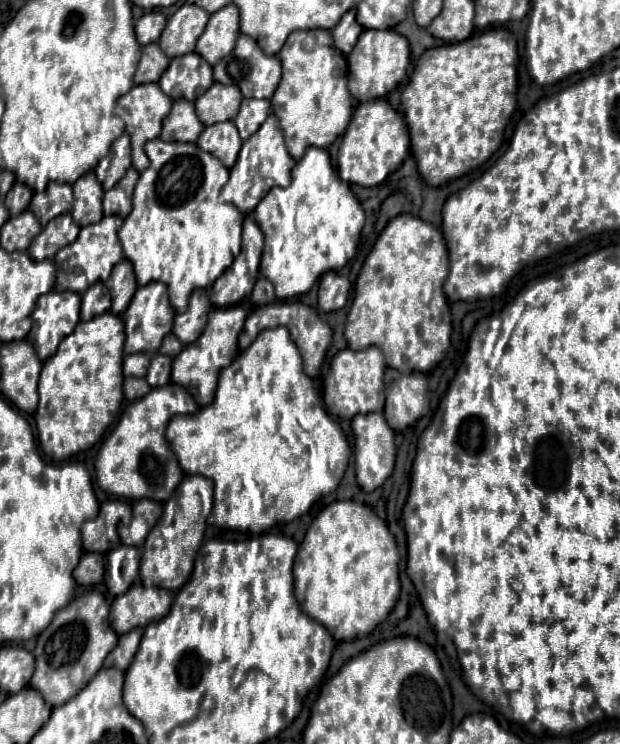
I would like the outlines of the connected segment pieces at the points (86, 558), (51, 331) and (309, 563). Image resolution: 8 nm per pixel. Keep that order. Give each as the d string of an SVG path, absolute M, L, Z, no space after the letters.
M84 553L78 567L74 569L74 579L82 587L98 585L104 577L104 555L102 553Z
M72 291L44 293L32 311L32 329L26 341L46 361L52 357L64 337L68 337L80 321L82 297Z
M334 501L314 518L294 559L294 593L306 615L320 621L336 641L368 635L392 611L398 593L398 547L386 523L366 505L356 501Z

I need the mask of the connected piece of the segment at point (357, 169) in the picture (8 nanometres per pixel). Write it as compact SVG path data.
M386 99L368 101L356 107L352 121L342 137L338 153L338 175L342 181L362 187L374 187L382 183L396 167L402 165L410 149L408 127L404 117L392 109Z

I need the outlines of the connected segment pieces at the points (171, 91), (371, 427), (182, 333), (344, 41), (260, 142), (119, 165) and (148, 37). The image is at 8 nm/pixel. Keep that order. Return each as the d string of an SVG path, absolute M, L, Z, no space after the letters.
M198 53L174 57L158 81L160 89L174 101L176 99L194 101L212 83L214 83L212 67Z
M366 413L366 415L356 415L352 419L352 431L354 431L354 459L356 459L356 481L364 491L374 491L378 489L394 469L394 457L396 457L396 447L394 447L394 431L388 427L384 421L382 413Z
M196 289L190 297L188 309L176 315L174 319L174 335L182 341L182 345L190 345L192 341L196 341L196 337L200 337L206 325L208 311L210 311L210 301L208 301L206 291Z
M350 9L350 11L340 19L340 23L332 29L334 43L336 43L336 47L338 47L344 55L348 55L348 53L352 51L352 47L356 45L360 33L362 33L362 25L358 25L358 21L356 21L356 9Z
M268 115L268 119L260 125L260 129L250 139L244 141L240 153L238 153L236 165L230 169L228 185L220 193L222 201L236 205L242 213L250 213L258 205L260 197L264 193L268 193L274 185L288 187L292 181L292 169L294 169L296 161L286 151L284 135L278 125L280 123L276 121L276 117Z
M124 133L122 137L118 137L112 143L110 153L102 159L102 165L100 167L104 167L104 169L102 171L96 171L98 181L108 191L108 189L112 189L112 185L116 185L116 181L120 181L120 177L124 177L124 173L130 169L130 165L132 165L130 137Z
M146 13L138 19L136 23L136 39L140 45L148 45L148 43L156 43L162 29L164 29L164 21L166 17L162 13Z

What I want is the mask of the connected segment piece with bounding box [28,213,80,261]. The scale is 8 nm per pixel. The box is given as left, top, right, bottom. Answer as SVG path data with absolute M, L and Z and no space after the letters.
M64 213L56 219L52 219L42 229L42 233L28 247L28 255L36 261L52 259L58 253L58 249L70 245L78 237L78 231L80 231L80 227L74 223L72 215Z

